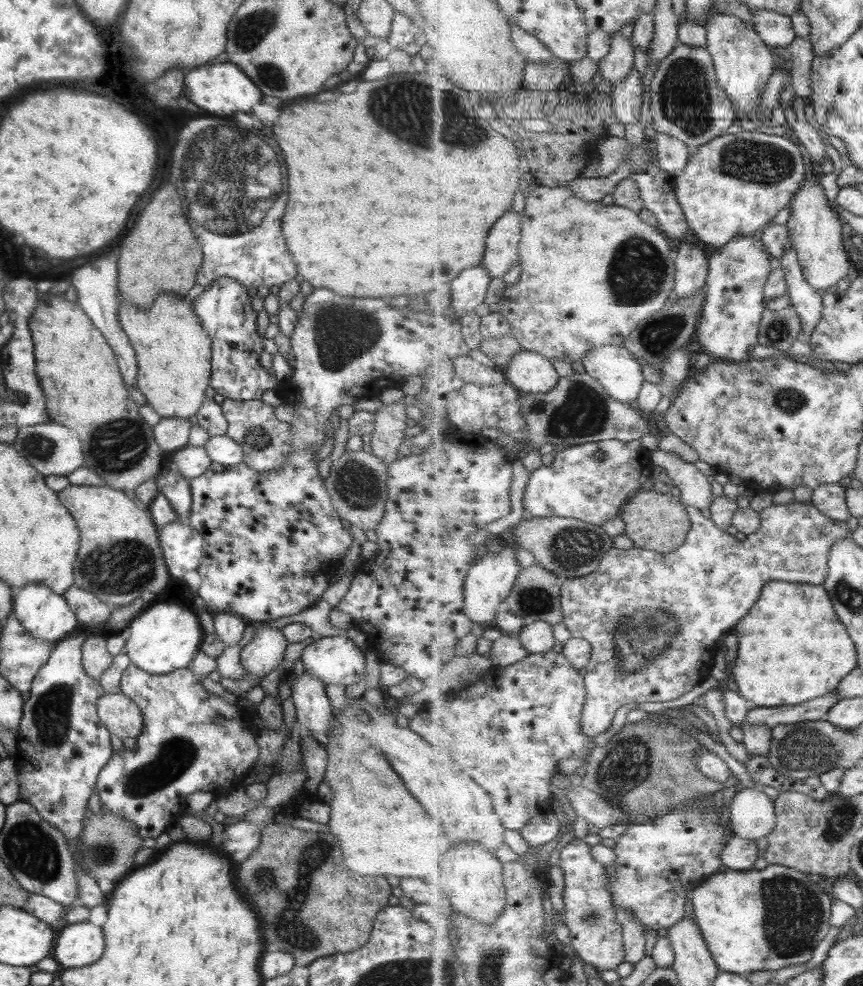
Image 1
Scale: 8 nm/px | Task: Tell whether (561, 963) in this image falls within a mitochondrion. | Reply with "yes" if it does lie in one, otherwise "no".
no

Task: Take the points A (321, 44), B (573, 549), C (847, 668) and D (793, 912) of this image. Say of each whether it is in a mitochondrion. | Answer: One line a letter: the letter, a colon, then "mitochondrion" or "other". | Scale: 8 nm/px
A: other
B: mitochondrion
C: other
D: mitochondrion

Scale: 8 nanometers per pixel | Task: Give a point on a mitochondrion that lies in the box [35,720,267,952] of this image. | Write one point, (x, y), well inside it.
(175, 756)

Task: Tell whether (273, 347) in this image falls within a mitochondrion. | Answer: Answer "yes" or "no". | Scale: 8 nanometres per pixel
no

